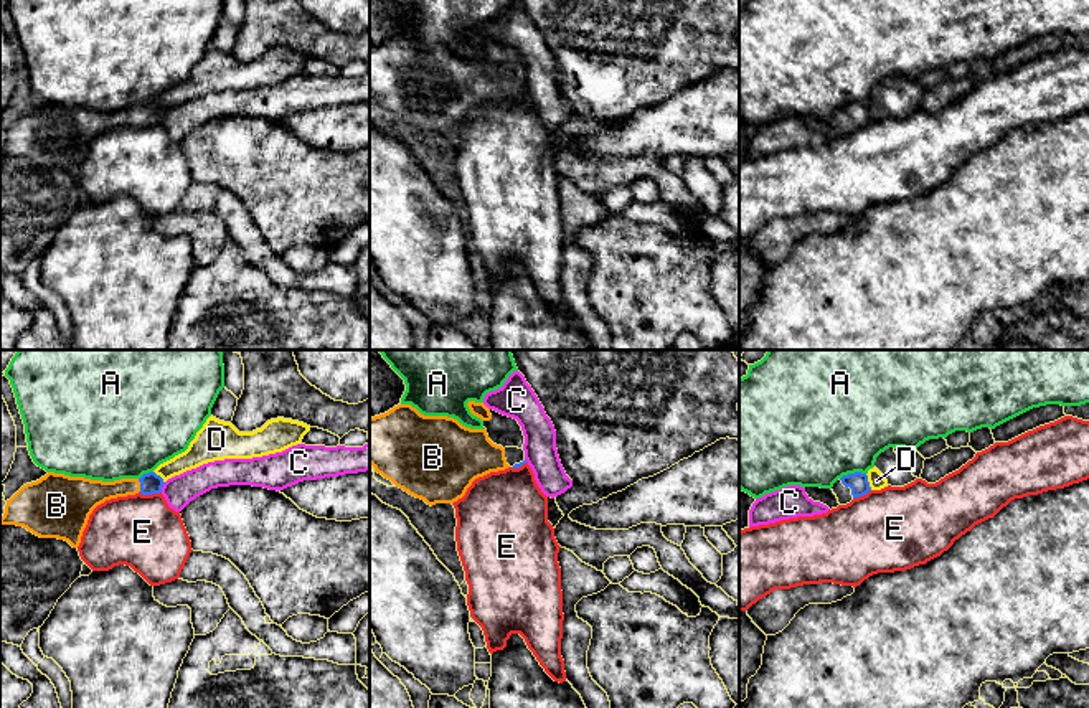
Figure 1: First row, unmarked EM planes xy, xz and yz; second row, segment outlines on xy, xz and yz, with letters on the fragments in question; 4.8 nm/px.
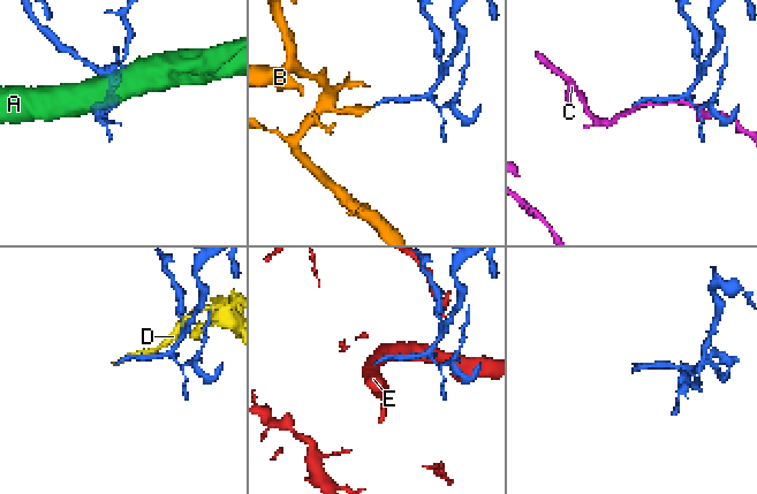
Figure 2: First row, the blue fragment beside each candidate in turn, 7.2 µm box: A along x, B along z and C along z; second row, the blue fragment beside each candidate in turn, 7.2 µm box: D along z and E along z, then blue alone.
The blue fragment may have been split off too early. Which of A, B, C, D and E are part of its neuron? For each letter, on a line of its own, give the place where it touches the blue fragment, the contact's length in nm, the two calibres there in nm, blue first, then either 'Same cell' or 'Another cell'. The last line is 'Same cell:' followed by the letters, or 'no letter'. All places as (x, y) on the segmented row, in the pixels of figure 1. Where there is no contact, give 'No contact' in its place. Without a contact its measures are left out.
A: Touches blue at yz (852, 474). Shared border 130 nm. Thickness 100 nm (blue) against 480 nm. Another cell
B: Touches blue at xy (141, 486). Shared border 70 nm. Thickness 100 nm (blue) against 130 nm. Same cell
C: Touches blue at xy (162, 486). Shared border 50 nm. Thickness 100 nm (blue) against 150 nm. Another cell
D: Touches blue at yz (868, 482). Shared border 90 nm. Thickness 100 nm (blue) against 80 nm. Another cell
E: Touches blue at xy (149, 494). Shared border 110 nm. Thickness 100 nm (blue) against 360 nm. Another cell
Same cell: B

